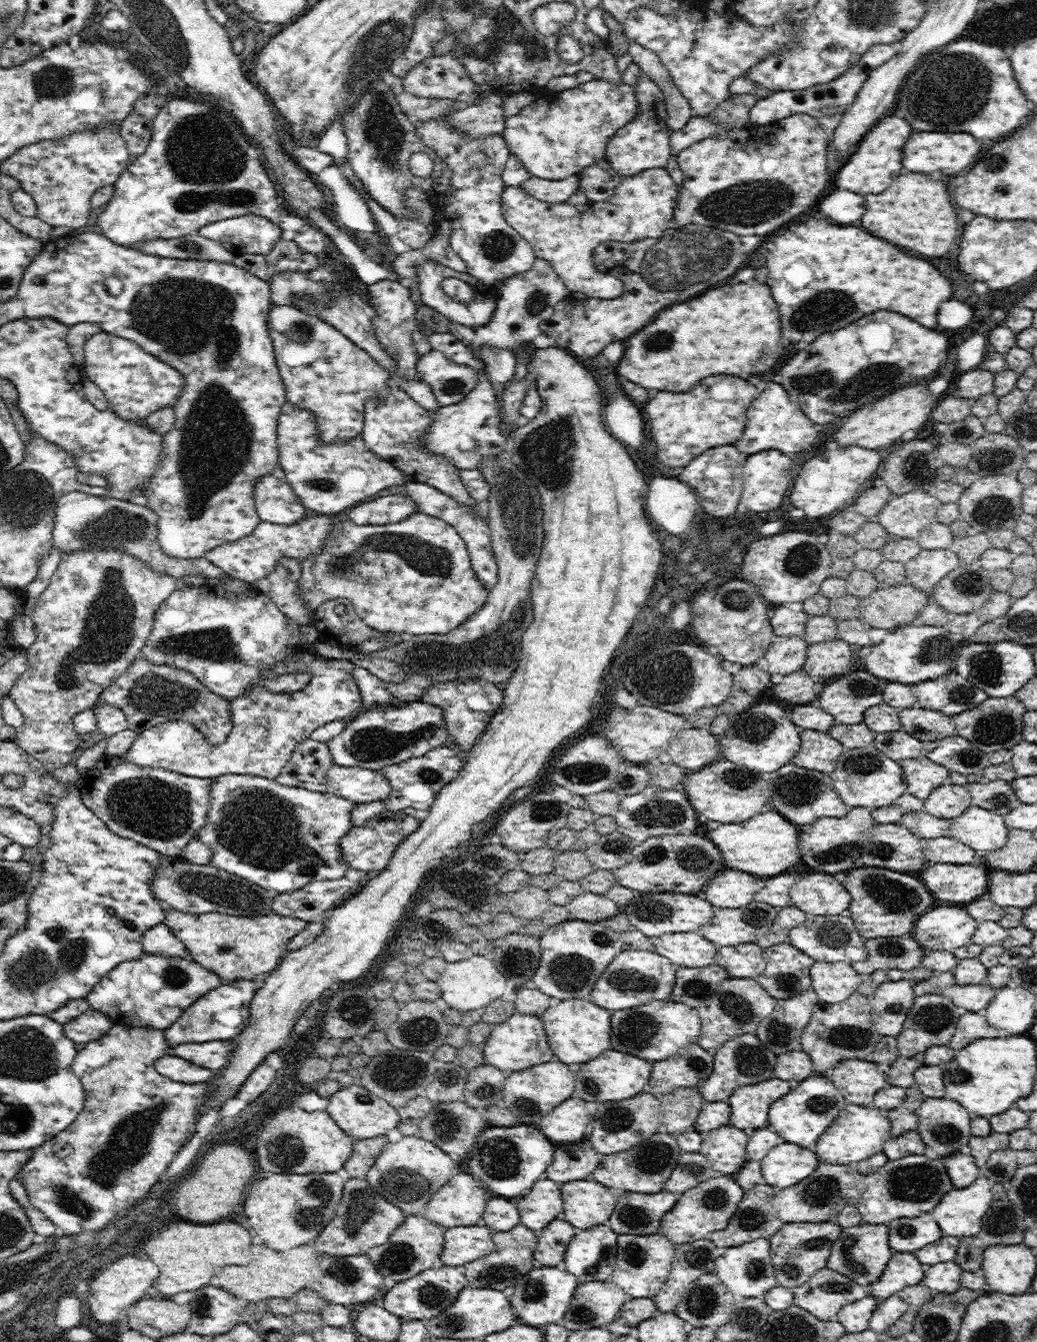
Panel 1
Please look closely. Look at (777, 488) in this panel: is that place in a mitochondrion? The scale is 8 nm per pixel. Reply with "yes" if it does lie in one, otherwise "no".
no

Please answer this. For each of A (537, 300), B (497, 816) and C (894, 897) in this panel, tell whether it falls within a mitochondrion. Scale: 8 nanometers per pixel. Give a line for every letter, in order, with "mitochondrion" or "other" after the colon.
A: mitochondrion
B: other
C: mitochondrion

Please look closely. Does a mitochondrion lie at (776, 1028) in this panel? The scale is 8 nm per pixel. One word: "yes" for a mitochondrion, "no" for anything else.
yes

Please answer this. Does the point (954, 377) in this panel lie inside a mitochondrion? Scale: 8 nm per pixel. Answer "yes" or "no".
no

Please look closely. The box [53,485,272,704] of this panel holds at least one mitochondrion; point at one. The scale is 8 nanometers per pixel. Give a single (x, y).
(216, 645)

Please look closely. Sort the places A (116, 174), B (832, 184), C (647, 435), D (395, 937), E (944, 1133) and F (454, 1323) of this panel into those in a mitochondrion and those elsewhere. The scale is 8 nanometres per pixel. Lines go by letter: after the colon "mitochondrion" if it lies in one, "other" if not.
A: other
B: other
C: other
D: other
E: mitochondrion
F: mitochondrion

